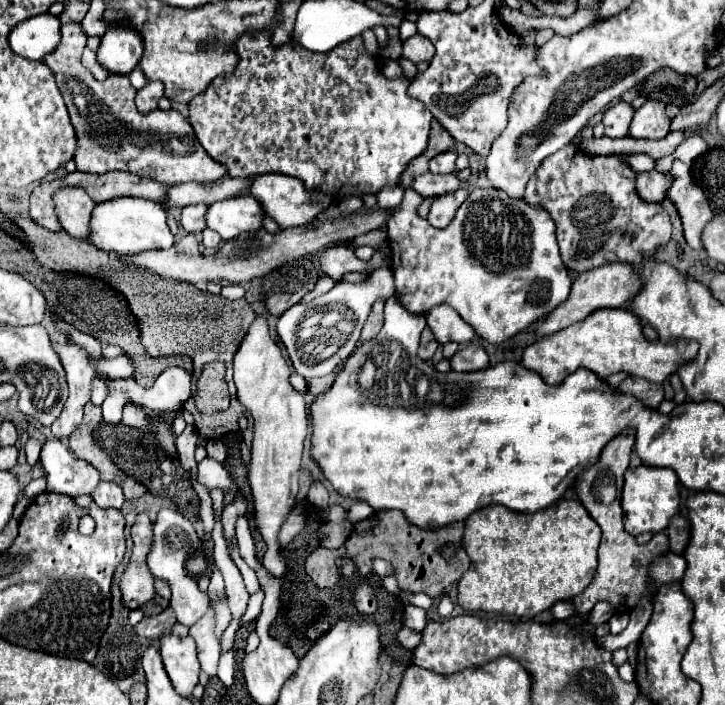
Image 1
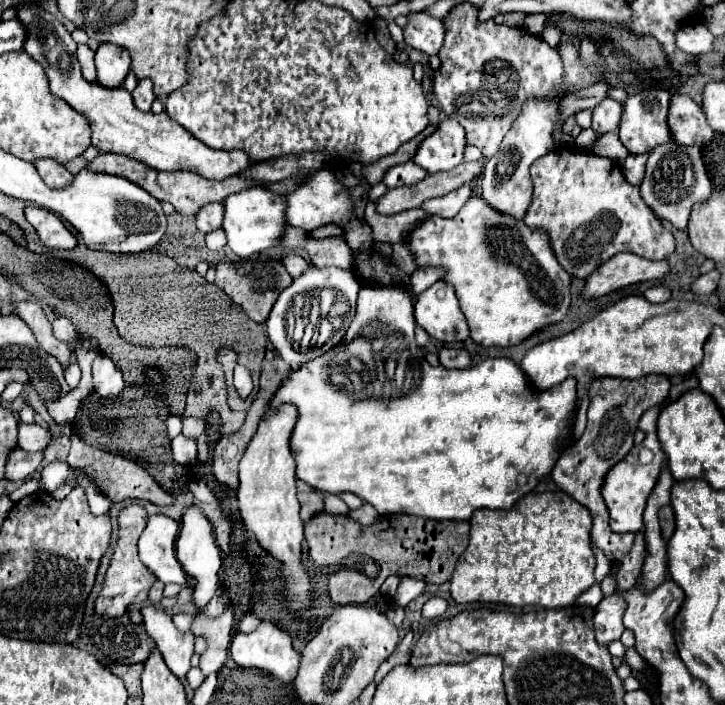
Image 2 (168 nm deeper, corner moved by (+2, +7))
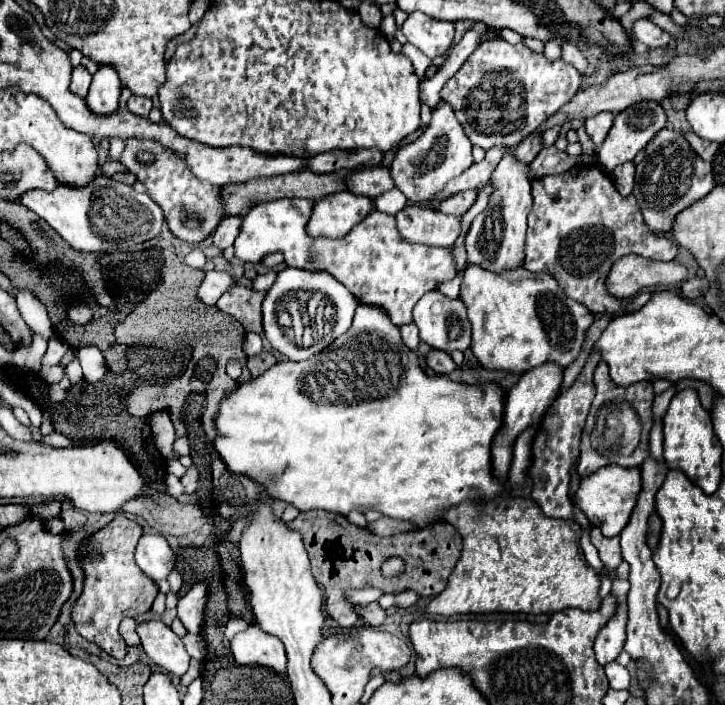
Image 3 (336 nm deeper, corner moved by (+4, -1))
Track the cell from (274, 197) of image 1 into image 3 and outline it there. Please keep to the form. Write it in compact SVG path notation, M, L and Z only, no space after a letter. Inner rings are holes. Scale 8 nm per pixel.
M332 193L314 201L306 233L310 237L346 237L372 211L372 199L354 193Z

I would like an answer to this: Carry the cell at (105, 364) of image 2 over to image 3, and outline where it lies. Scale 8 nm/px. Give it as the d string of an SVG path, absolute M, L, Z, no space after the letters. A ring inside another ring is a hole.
M84 347L78 351L80 365L84 369L84 379L90 383L100 383L108 375L108 365L96 347Z

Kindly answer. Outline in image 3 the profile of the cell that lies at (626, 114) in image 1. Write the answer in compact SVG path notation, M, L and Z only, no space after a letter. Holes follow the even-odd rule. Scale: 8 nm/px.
M598 113L598 115L592 115L586 119L586 131L588 131L588 137L592 139L592 143L596 147L602 145L602 141L606 139L610 127L612 127L612 121L614 121L614 115L612 113Z

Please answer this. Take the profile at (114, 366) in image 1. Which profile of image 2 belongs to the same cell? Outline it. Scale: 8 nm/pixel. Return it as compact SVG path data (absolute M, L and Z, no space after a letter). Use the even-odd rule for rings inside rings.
M56 317L56 319L52 319L50 323L52 323L52 331L54 331L54 335L56 335L60 341L74 343L74 345L82 341L82 337L76 333L76 329L70 325L68 319L64 319L64 317Z

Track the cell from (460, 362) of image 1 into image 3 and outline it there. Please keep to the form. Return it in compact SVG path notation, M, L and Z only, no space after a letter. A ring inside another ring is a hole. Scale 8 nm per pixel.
M430 351L428 357L426 357L426 363L428 367L432 367L436 373L440 375L450 375L454 369L456 369L456 363L452 361L452 357L448 353L442 353L442 351Z

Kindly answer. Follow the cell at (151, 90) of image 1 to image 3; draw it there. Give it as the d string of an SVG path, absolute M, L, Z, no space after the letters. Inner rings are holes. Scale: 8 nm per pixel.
M132 95L128 99L128 109L140 117L148 117L150 109L152 109L152 99L146 99L146 97L140 97L140 95Z

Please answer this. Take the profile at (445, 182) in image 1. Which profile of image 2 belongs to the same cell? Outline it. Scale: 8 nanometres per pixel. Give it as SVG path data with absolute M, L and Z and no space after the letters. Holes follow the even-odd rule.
M412 161L404 163L404 165L394 165L392 169L388 169L388 173L384 175L384 185L388 189L396 189L396 187L404 187L404 185L412 185L416 181L420 181L424 175L424 169L420 169L418 165L414 165Z

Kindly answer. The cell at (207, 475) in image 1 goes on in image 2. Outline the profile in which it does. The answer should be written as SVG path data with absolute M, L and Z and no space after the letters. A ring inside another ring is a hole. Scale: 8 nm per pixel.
M262 621L256 631L244 635L244 633L234 633L232 643L230 643L230 655L236 661L236 665L240 667L256 667L262 671L272 673L276 679L280 681L292 681L298 673L298 665L300 665L300 655L298 651L294 651L292 645L292 637L278 629L272 621Z

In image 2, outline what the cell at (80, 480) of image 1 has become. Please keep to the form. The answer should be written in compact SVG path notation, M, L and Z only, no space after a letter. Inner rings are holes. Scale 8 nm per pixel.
M18 421L18 447L22 451L42 451L52 443L50 431L46 427L40 427L38 423L22 423Z

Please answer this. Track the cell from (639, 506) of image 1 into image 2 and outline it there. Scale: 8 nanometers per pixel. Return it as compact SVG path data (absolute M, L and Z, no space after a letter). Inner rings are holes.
M660 404L656 407L646 411L640 421L638 428L646 433L646 437L640 445L636 445L628 457L624 461L618 461L610 471L608 471L608 477L604 481L604 489L602 489L602 497L604 497L604 503L608 507L608 513L610 513L610 529L614 533L626 533L626 531L640 531L644 525L642 525L642 513L646 509L646 499L648 495L652 493L656 481L658 481L658 475L660 475L660 467L664 463L664 453L660 449L660 443L658 443L658 437L656 437L656 422L660 411L664 405ZM642 449L648 449L652 451L652 461L650 463L640 463L640 451Z

